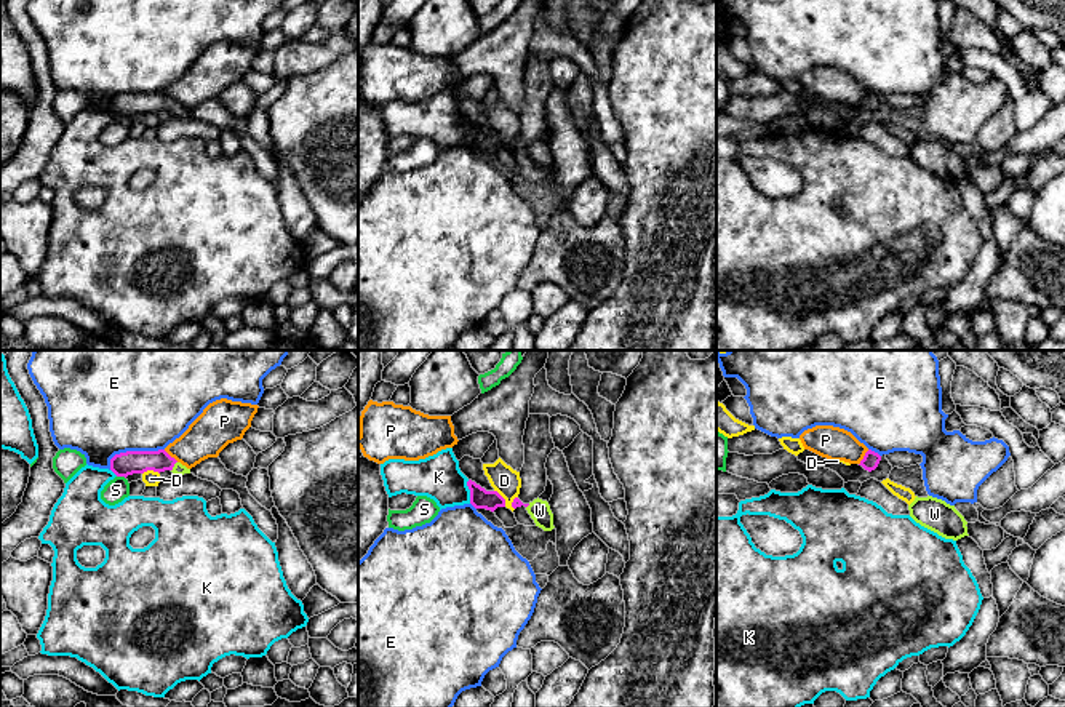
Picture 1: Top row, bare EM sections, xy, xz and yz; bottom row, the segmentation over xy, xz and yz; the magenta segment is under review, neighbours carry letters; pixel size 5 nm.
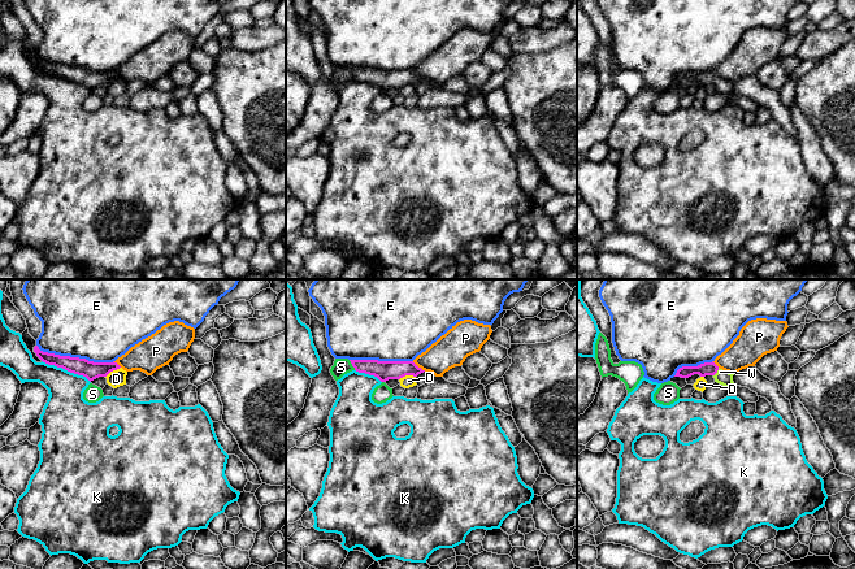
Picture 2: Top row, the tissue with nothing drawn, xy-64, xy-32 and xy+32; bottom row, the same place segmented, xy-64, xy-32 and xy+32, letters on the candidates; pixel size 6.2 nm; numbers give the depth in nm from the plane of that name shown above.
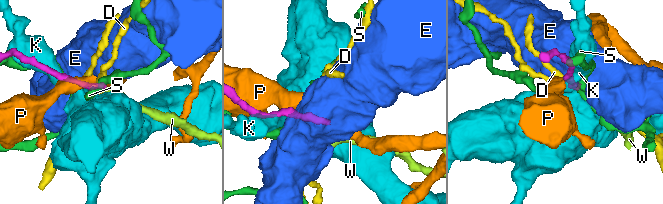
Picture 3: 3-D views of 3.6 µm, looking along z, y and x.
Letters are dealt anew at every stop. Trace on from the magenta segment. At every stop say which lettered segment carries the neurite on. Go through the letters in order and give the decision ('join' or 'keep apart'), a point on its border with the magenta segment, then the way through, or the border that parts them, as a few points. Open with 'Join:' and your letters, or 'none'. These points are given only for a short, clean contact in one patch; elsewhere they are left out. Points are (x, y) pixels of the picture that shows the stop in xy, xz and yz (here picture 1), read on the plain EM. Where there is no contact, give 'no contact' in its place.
Join: W
D: keep apart | xz (502, 139) | along xz (494, 131), (506, 147)
E: keep apart | xy (131, 93)
K: keep apart | xz (470, 133)
P: keep apart | yz (864, 99)
S: keep apart | xy (122, 117)
W: join | xy (173, 107) | across xy (123, 106), (173, 107), (178, 111)

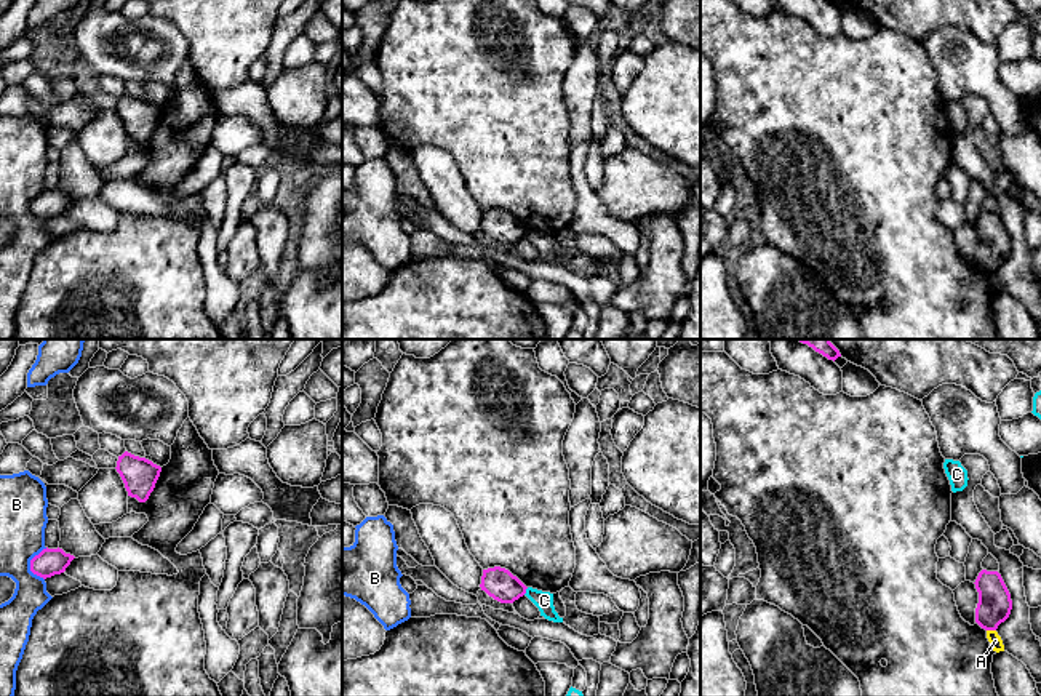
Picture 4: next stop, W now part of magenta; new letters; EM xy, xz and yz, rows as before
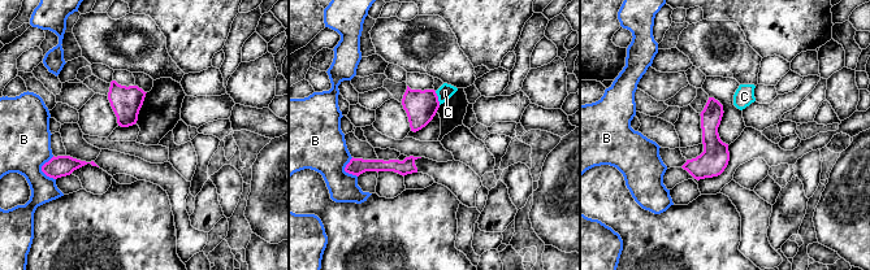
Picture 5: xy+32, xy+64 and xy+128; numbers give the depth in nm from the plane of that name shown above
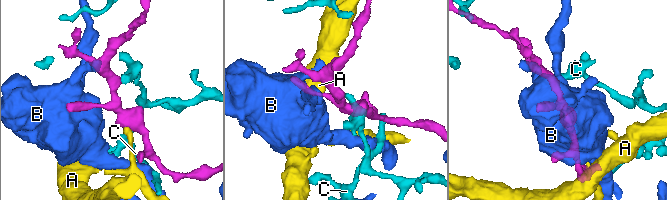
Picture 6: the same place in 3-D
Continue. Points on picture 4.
Join: none
A: keep apart | yz (992, 271) | along yz (987, 271), (995, 272)
B: keep apart | xy (31, 205)
C: keep apart | xz (525, 232) | along xz (528, 229), (523, 236)

